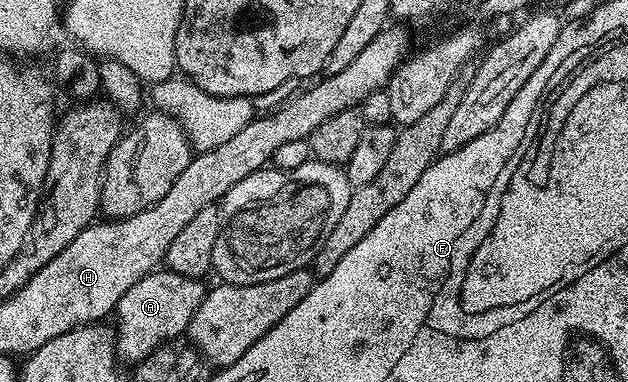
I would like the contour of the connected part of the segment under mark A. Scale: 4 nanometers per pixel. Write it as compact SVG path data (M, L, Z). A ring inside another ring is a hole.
M161 267L155 273L147 273L122 299L114 310L114 340L116 356L121 362L137 363L152 352L171 342L171 337L187 334L188 324L202 303L206 292L205 282L199 277L178 275L174 270Z

